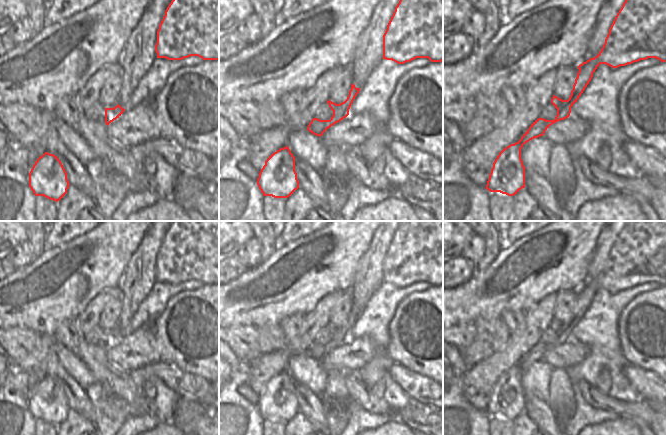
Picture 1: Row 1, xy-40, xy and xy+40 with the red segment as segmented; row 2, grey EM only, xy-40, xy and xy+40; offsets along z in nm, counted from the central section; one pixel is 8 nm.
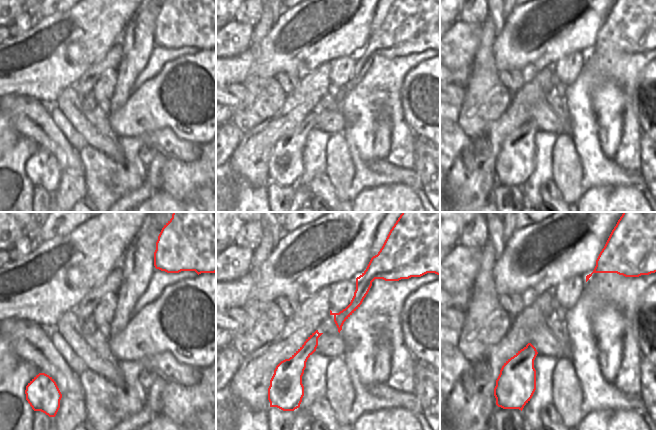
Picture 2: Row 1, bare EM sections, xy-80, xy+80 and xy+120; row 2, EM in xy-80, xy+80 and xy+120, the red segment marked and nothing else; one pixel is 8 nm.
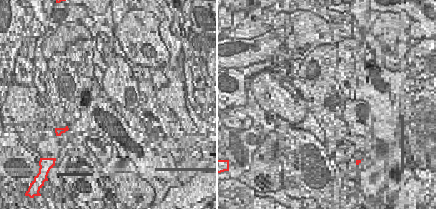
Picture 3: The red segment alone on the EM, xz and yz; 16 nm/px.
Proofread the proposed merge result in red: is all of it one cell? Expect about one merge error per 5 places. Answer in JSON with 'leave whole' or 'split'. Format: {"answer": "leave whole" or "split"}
{"answer": "leave whole"}

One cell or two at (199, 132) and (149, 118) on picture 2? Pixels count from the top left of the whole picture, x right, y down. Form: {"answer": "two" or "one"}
{"answer": "one"}

